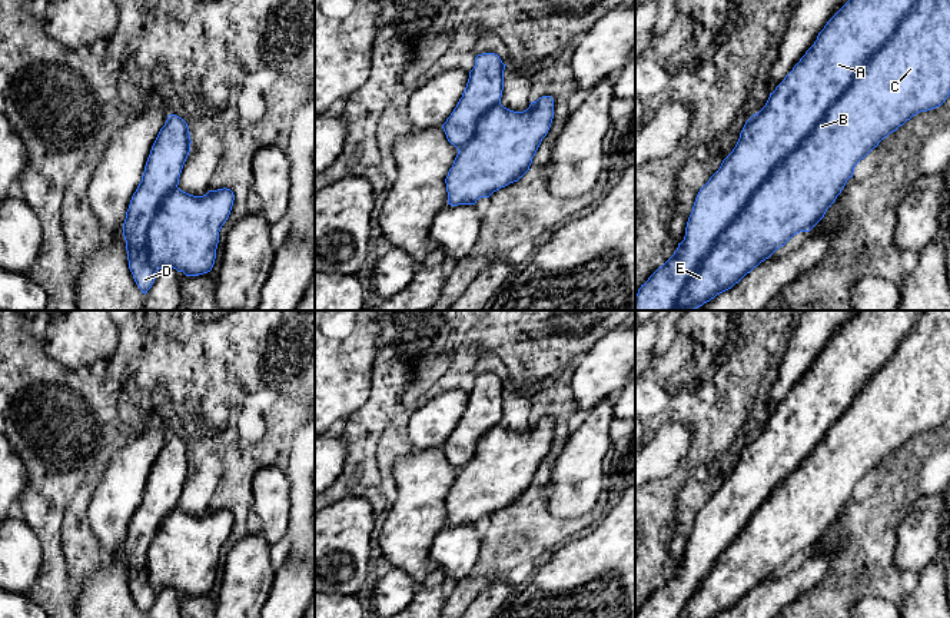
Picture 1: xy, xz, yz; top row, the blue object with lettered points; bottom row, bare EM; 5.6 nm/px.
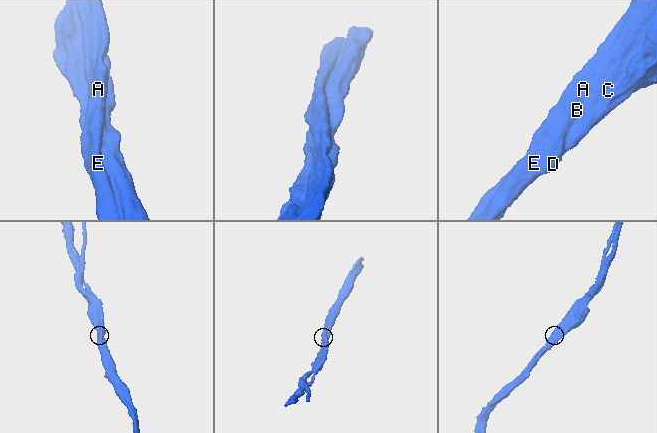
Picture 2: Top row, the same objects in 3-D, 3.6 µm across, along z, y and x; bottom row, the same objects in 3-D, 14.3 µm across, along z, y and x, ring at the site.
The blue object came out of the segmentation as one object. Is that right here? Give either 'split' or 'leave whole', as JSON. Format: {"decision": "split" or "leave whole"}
{"decision": "leave whole"}

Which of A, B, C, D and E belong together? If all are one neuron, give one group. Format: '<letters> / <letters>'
A B C D E

